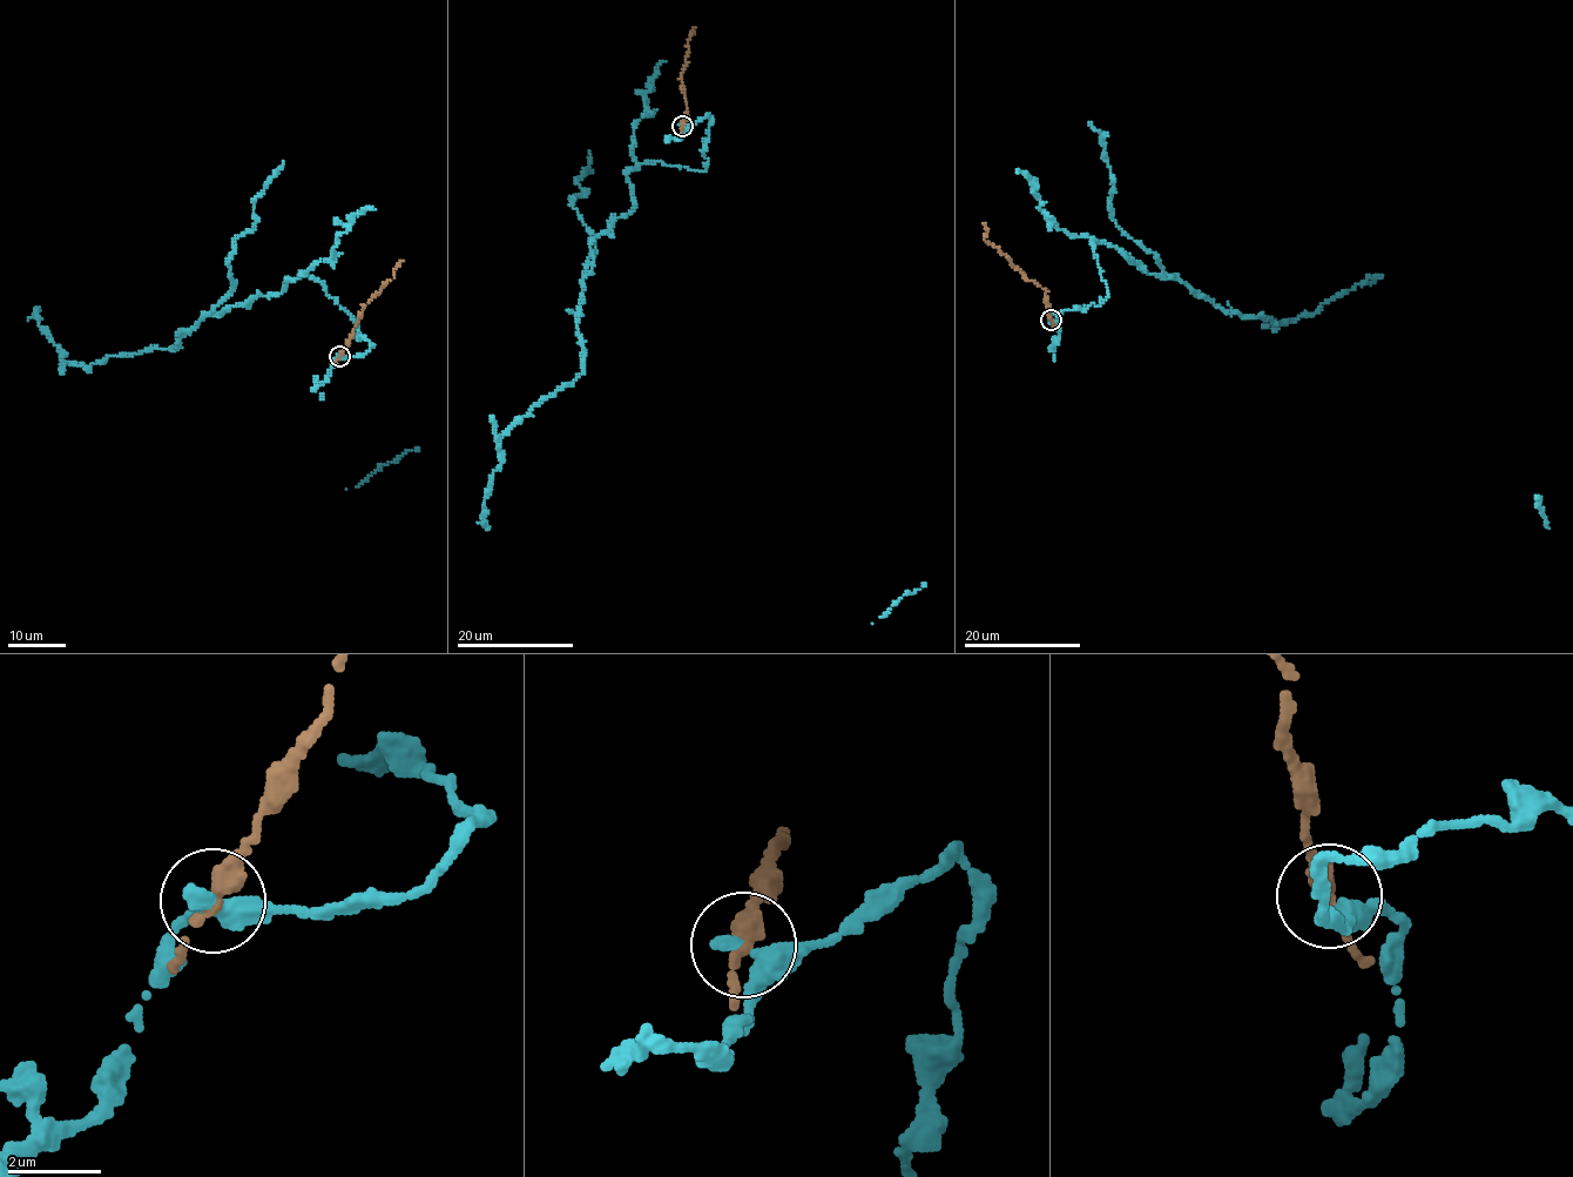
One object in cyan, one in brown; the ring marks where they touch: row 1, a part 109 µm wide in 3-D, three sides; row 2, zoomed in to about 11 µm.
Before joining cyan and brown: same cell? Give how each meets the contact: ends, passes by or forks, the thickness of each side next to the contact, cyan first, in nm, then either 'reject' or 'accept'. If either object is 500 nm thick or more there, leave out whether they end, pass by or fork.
cyan passes by; brown passes by; 300 nm thick on the cyan side, 280 nm on the other; reject

